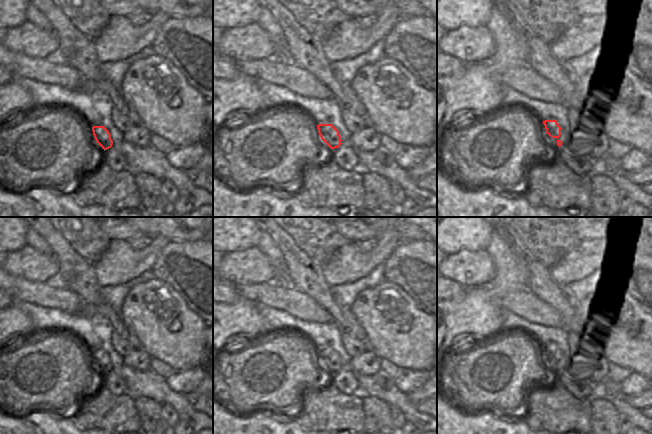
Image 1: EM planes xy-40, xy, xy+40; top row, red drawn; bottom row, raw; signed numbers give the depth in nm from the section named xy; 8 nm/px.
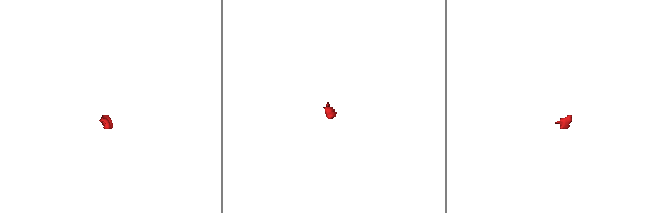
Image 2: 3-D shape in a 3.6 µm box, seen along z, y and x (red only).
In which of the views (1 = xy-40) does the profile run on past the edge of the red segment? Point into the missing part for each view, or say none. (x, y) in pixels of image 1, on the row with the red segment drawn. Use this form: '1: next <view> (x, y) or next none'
1: next none

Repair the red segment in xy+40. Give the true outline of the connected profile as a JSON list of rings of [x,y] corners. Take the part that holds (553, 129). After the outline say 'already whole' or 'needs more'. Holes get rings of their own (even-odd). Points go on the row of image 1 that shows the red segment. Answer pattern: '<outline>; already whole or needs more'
[[[545,120],[543,124],[546,129],[546,133],[552,137],[557,139],[557,145],[561,149],[568,144],[573,144],[577,141],[577,133],[568,132],[562,129],[556,120]]]; needs more

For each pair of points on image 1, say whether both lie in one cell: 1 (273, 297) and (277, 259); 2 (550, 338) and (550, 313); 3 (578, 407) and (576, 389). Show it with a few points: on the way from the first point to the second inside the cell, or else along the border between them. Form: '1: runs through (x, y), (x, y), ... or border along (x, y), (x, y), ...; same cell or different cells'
1: border along (271, 281), (278, 285), (290, 285); different cells
2: border along (527, 320), (559, 327), (564, 330); different cells
3: border along (558, 384), (574, 395), (585, 395), (590, 398); different cells

